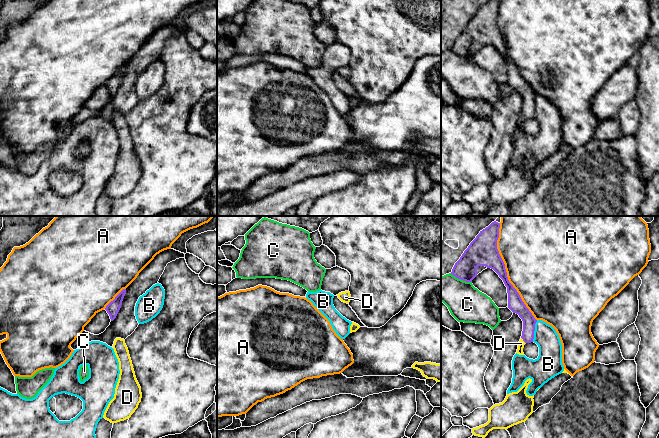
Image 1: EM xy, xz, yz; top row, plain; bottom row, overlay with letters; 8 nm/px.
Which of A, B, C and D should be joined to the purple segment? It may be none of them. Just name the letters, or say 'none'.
D

